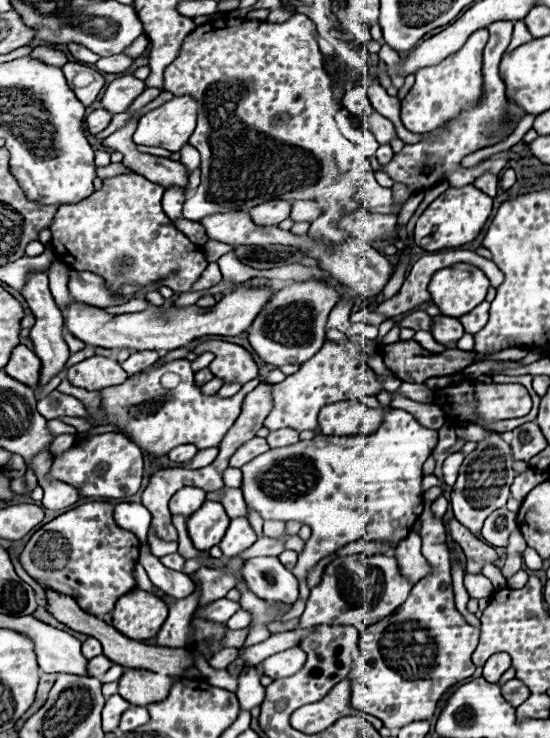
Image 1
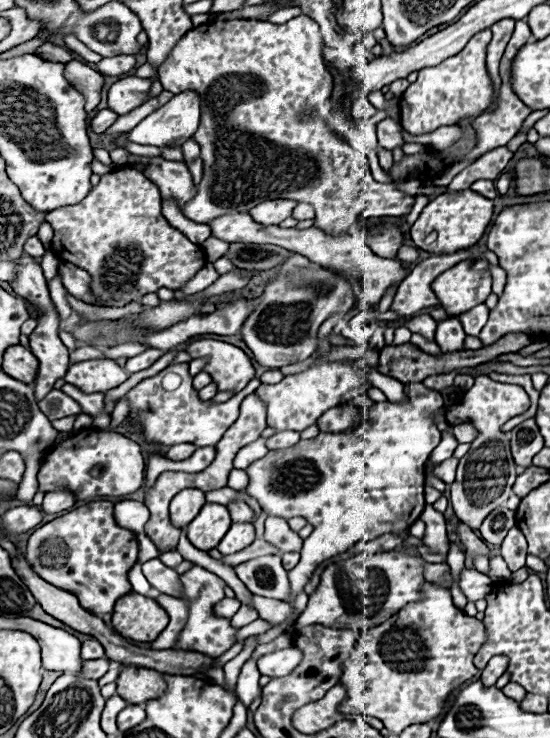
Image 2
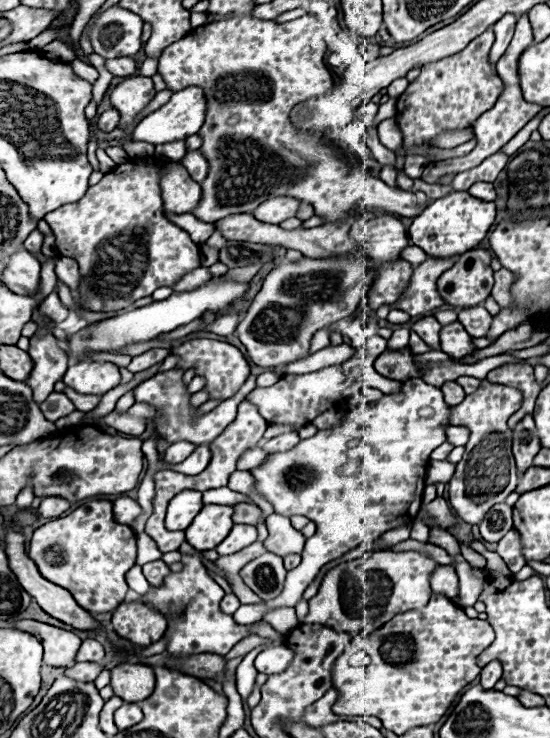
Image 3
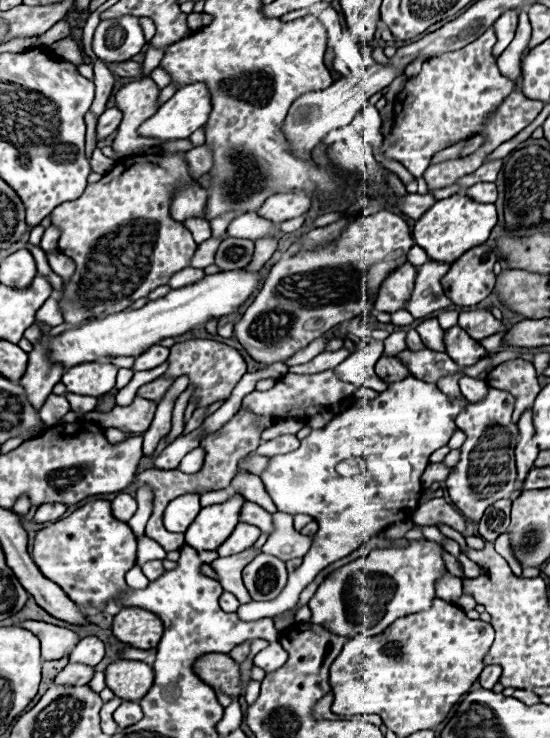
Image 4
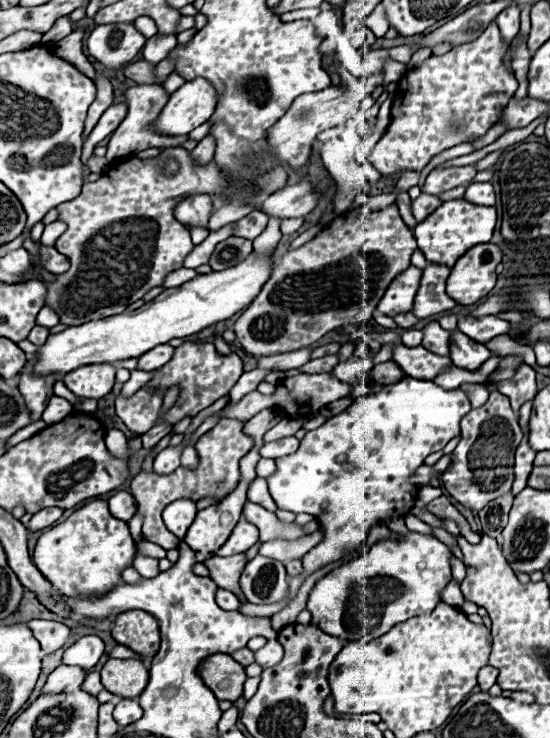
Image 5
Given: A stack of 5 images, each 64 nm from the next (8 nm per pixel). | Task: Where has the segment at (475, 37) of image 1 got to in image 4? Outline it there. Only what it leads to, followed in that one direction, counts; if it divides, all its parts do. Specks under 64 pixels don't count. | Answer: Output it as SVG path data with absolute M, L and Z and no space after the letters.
M488 28L472 44L426 60L420 74L406 80L394 102L392 132L380 146L384 158L400 162L418 178L436 152L456 144L458 140L480 134L484 120L496 112L496 104L514 90L514 82L502 76L496 68L496 58L492 56L494 44L494 28Z

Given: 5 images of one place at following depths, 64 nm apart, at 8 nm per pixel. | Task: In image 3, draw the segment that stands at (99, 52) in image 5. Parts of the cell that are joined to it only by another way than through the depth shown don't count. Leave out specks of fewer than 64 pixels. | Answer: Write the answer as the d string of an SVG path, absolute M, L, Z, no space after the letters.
M112 6L98 16L90 30L90 42L96 54L102 58L134 56L142 48L142 24L140 16L124 8Z

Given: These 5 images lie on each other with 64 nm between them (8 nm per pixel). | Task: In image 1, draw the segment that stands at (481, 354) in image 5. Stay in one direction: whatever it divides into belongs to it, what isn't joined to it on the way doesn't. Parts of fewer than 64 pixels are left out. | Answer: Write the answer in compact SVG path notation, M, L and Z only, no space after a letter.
M450 316L432 318L432 336L436 342L440 342L440 344L458 342L462 338L462 334L464 334L464 328L458 318L450 318Z

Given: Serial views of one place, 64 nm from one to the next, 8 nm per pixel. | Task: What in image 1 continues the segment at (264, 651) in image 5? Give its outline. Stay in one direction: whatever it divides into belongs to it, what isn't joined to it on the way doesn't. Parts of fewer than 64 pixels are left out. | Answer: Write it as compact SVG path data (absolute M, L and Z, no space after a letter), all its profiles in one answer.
M288 648L284 652L272 654L266 660L262 660L262 670L266 676L278 680L278 678L288 678L294 676L306 662L306 654L302 648Z

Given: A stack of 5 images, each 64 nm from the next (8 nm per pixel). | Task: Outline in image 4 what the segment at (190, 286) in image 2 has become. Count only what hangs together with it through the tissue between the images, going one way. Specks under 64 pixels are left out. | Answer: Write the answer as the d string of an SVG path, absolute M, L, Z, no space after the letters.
M184 268L184 270L176 272L176 274L172 274L168 286L170 286L170 288L184 288L184 286L188 286L188 284L194 284L194 282L200 280L202 276L204 276L204 272L198 270L198 268Z

